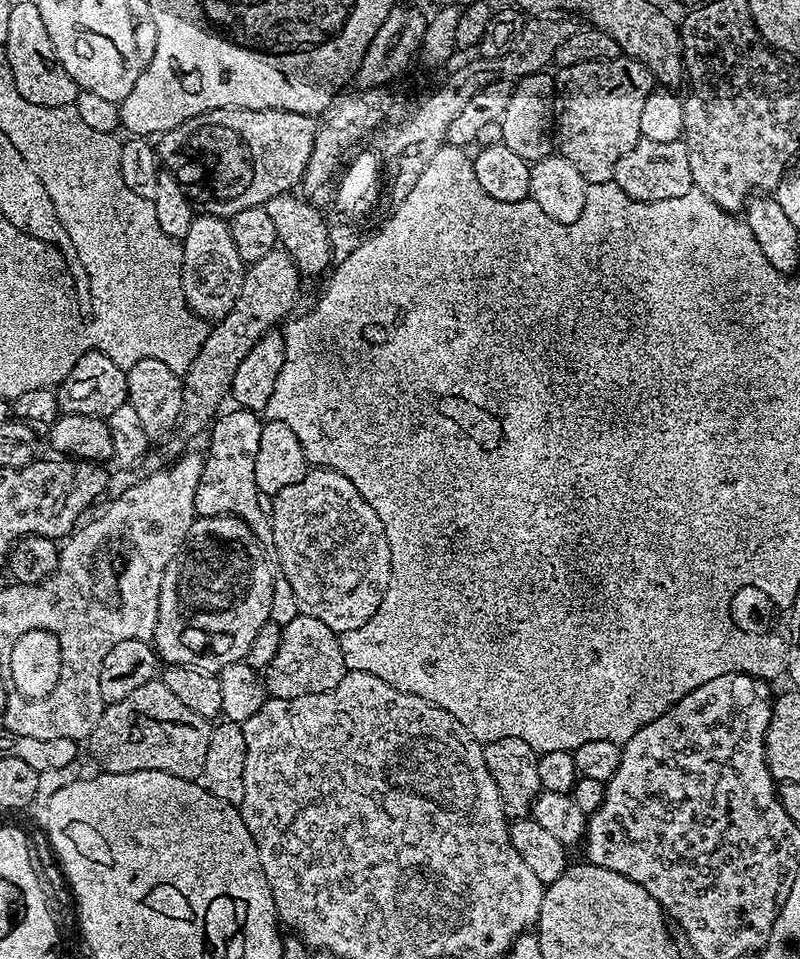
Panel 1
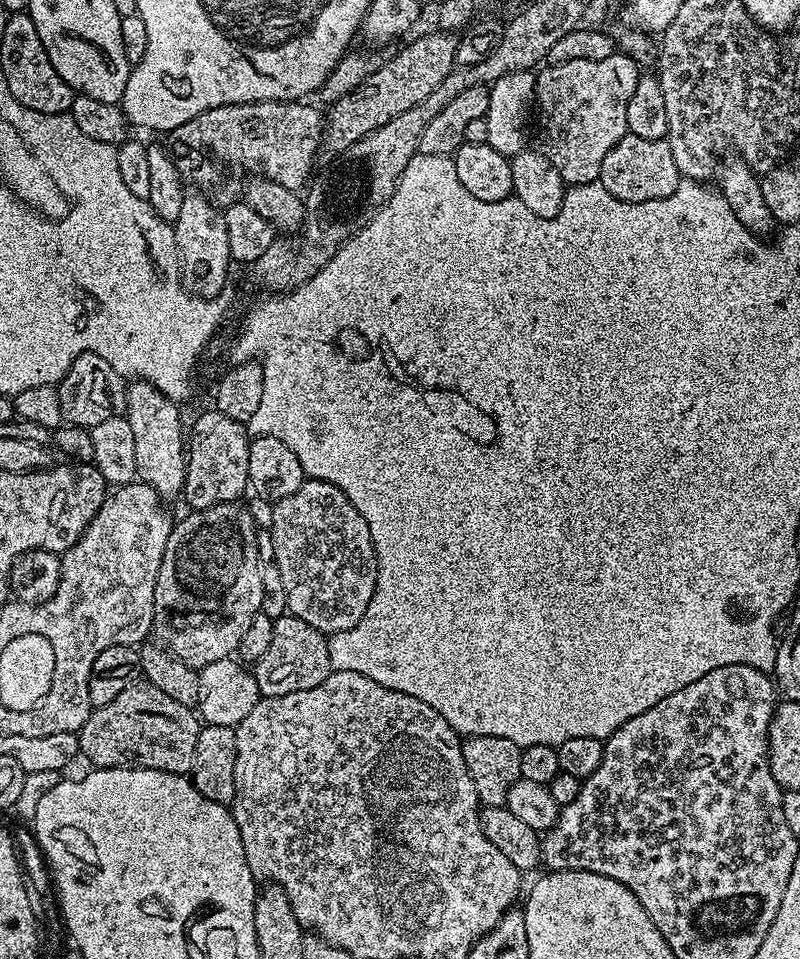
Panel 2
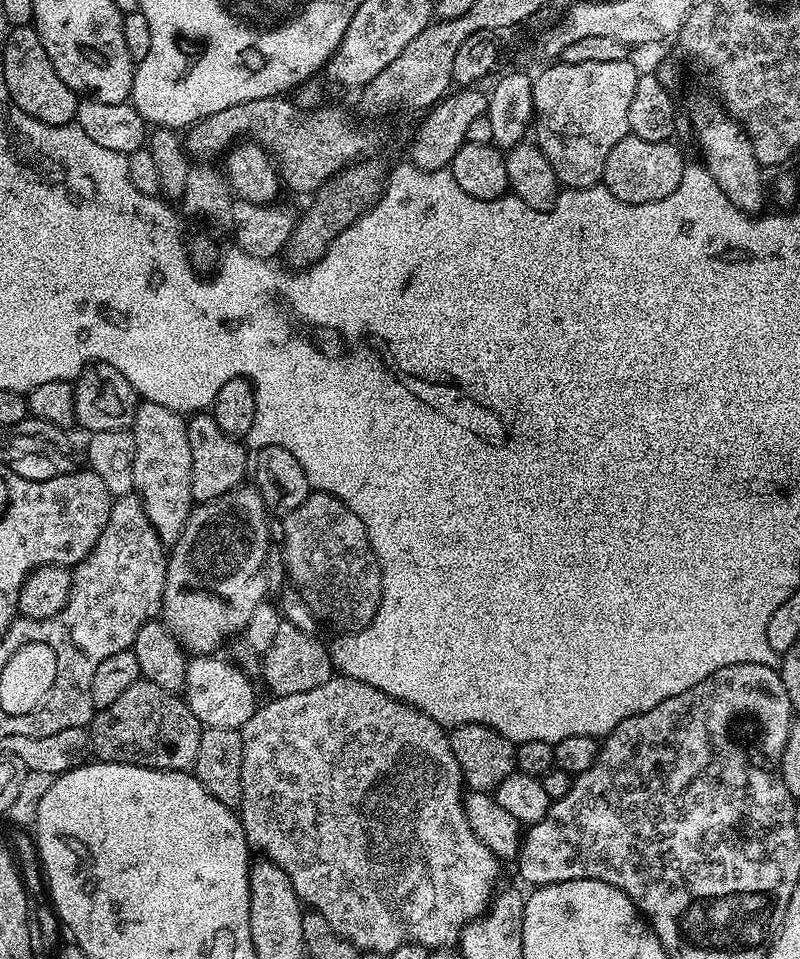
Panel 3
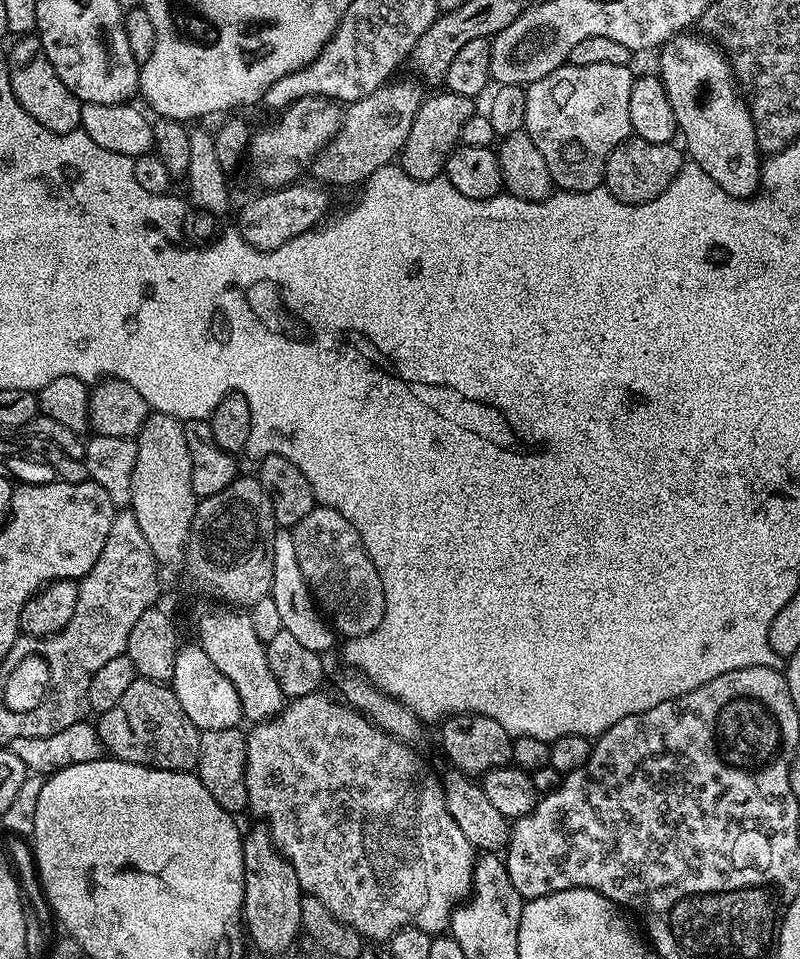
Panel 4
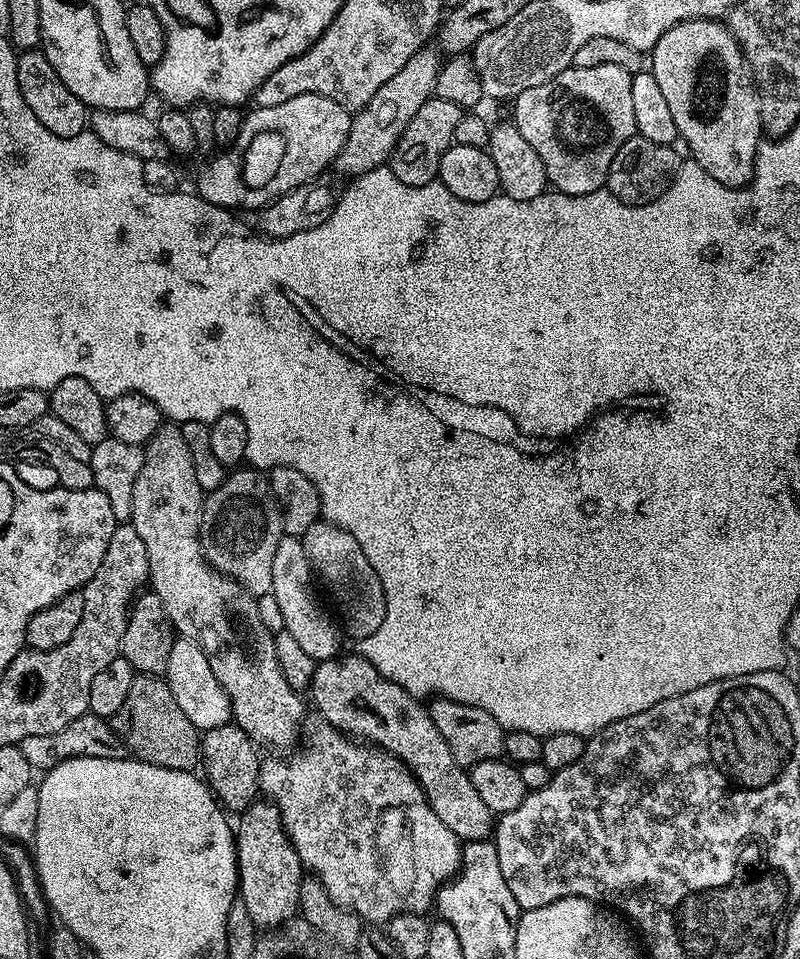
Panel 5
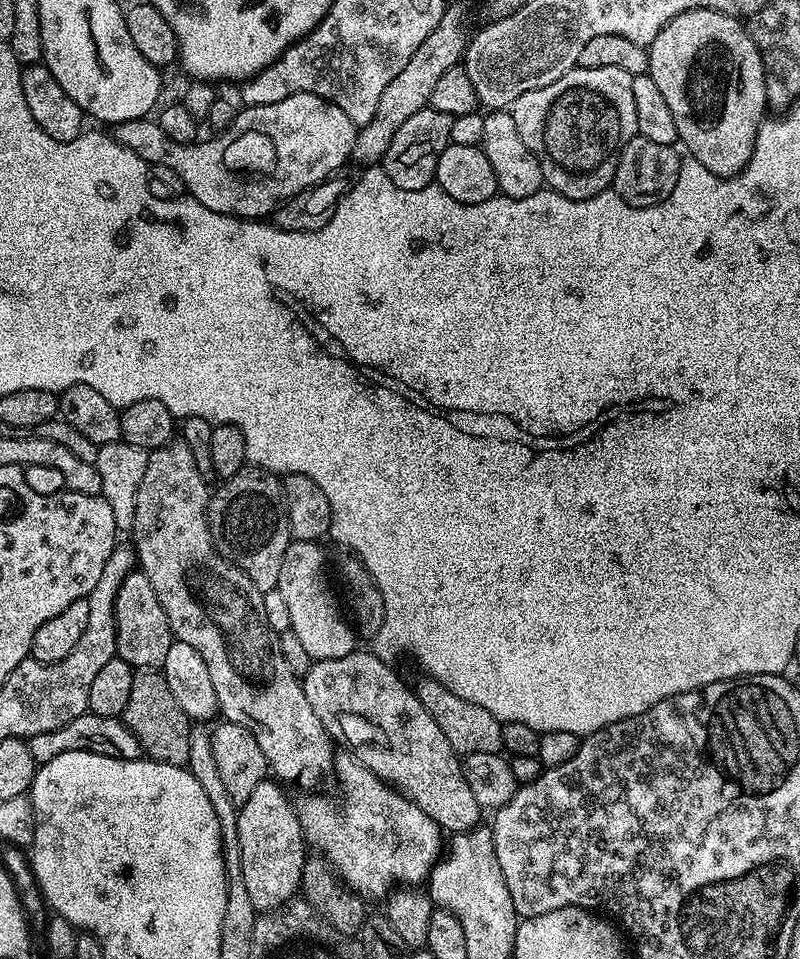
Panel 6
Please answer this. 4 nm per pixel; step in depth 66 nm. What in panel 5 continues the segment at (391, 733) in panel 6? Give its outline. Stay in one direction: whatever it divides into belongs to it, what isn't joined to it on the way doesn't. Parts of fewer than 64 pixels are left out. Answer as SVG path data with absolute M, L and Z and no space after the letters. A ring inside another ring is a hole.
M359 654L319 661L311 692L320 711L317 713L333 728L398 757L422 786L434 814L454 830L459 840L486 840L493 835L494 814L490 806L482 802L469 769L456 761L450 746L446 746L446 738L442 738L427 707L417 697L390 682L387 676L380 676L372 663Z

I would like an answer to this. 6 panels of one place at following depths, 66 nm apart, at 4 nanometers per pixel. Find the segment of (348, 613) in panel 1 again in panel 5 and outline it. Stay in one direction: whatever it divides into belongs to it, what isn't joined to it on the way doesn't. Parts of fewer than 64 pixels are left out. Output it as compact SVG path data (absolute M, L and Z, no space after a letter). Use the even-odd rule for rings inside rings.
M317 522L314 526L310 526L310 530L304 532L302 539L306 558L309 559L313 573L318 577L320 584L322 582L328 587L328 592L332 595L337 610L340 611L338 620L343 631L347 635L349 632L354 638L353 641L356 642L374 634L374 630L378 630L378 626L382 626L382 618L386 618L386 602L384 601L382 582L378 578L374 566L370 566L370 558L366 558L366 554L362 554L362 546L358 546L358 542L349 532L342 530L336 524L327 522Z

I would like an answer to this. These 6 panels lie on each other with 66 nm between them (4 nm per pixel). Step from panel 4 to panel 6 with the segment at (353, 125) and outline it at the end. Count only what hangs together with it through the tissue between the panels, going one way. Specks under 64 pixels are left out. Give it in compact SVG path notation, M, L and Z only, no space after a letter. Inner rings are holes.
M449 3L442 14L442 22L438 22L438 26L430 30L430 35L423 40L422 46L414 50L410 62L402 66L402 71L382 92L374 118L370 118L370 122L357 131L356 141L352 147L353 161L361 160L361 165L364 166L372 166L383 161L390 141L394 134L398 134L398 126L402 126L402 122L406 122L410 114L418 114L418 110L429 107L438 82L442 82L442 74L446 74L446 70L457 67L463 61L469 39L467 10L460 4Z

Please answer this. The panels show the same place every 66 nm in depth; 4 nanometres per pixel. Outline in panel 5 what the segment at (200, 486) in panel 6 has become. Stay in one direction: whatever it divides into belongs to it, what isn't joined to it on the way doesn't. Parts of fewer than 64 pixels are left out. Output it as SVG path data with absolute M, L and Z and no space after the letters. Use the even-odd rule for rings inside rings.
M168 422L143 445L143 450L142 470L138 470L138 482L134 482L134 506L130 523L138 538L142 538L142 543L146 545L151 591L162 598L173 629L181 637L196 642L209 659L215 678L218 678L222 690L229 696L234 723L257 745L295 749L305 723L301 693L292 688L290 682L286 682L286 674L282 674L282 666L278 666L276 637L258 615L257 597L247 592L241 581L231 580L227 572L212 568L202 554L200 523L206 494L198 486L198 478L194 478L194 462L186 438L182 438L175 423Z

